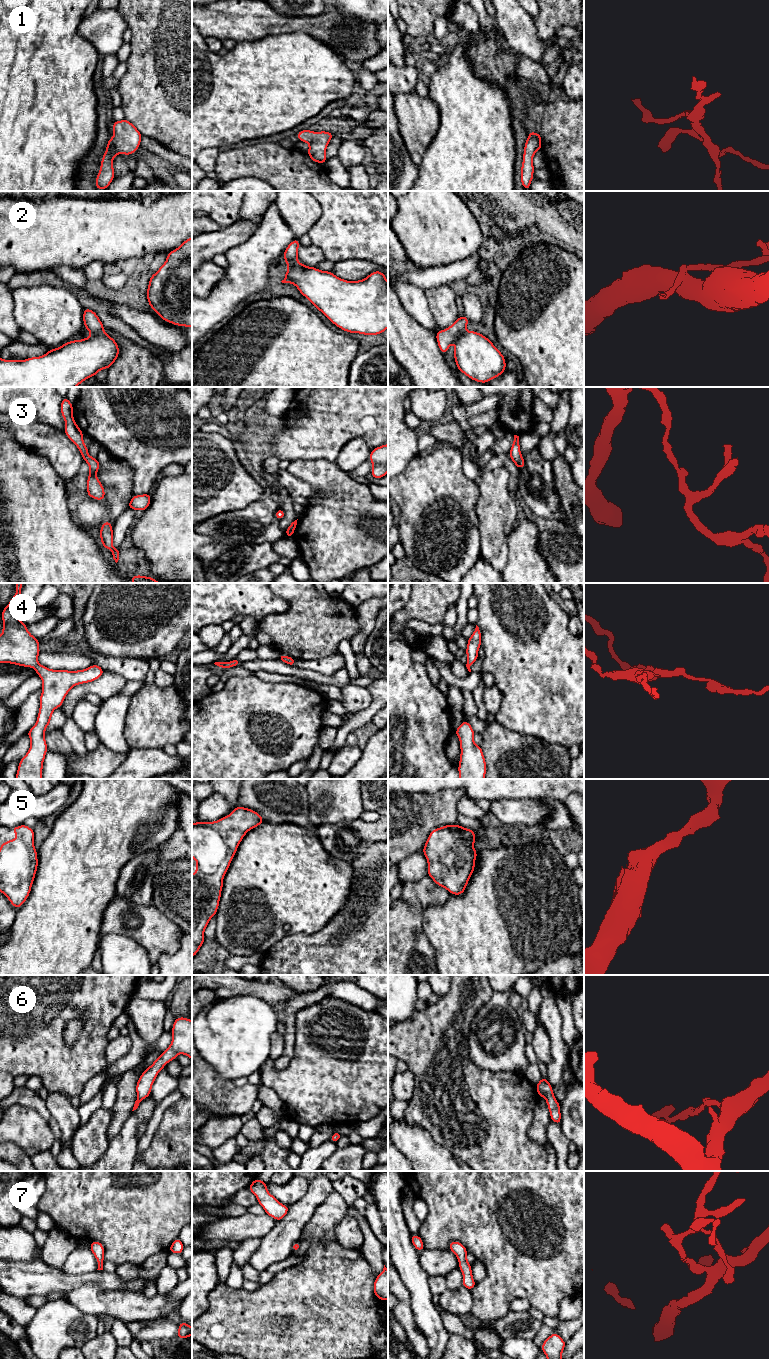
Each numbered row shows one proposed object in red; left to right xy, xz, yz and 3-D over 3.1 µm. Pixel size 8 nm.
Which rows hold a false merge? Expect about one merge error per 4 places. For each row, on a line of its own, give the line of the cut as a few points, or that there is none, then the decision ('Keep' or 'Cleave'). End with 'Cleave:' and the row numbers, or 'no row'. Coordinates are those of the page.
1: No split. Keep
2: No split. Keep
3: No split. Keep
4: No split. Keep
5: No split. Keep
6: No split. Keep
7: No split. Keep
Cleave: no row

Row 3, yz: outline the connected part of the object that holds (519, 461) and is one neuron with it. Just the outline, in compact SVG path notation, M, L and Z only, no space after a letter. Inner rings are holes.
M514 435L514 441L511 446L509 457L515 463L517 469L525 467L525 460L520 451L519 436Z

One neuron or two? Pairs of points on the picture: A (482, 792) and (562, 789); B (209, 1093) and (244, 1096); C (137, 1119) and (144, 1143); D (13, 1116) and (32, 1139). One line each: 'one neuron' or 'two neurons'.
A: one neuron
B: one neuron
C: two neurons
D: one neuron

